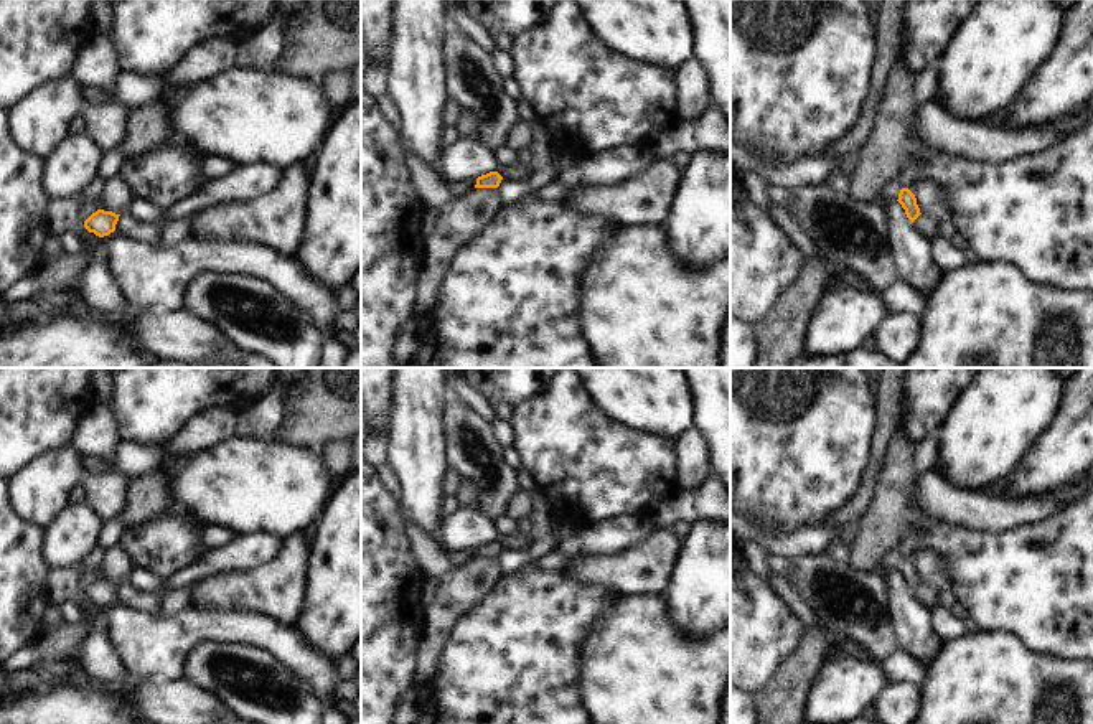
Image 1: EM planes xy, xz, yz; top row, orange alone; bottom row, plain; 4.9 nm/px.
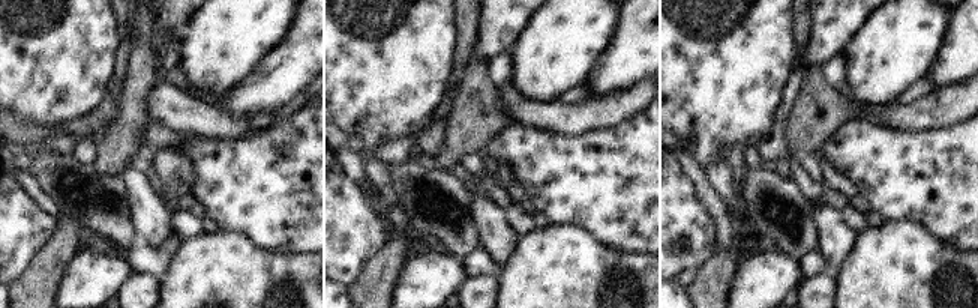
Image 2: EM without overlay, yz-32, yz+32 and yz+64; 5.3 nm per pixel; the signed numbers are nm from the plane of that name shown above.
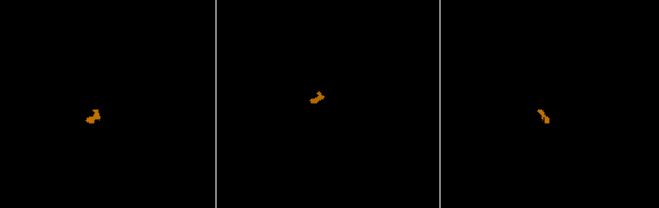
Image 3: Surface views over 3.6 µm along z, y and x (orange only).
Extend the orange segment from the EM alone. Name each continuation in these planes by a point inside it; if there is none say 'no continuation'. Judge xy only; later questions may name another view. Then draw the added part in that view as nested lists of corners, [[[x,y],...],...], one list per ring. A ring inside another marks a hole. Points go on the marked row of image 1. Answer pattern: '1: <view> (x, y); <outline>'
1: xy (99, 291); [[[104,237],[91,252],[91,261],[77,277],[82,302],[87,310],[119,320],[130,313],[125,297],[110,274],[106,251],[101,247]]]

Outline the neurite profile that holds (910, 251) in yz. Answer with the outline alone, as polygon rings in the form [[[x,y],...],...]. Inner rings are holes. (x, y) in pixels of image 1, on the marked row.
[[[885,201],[890,254],[897,272],[913,290],[926,299],[938,287],[945,272],[933,264],[930,242],[915,229],[898,201]]]

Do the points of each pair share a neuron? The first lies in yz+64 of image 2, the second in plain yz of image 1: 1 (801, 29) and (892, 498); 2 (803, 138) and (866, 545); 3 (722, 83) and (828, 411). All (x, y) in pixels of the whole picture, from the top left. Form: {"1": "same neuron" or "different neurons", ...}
{"1": "different neurons", "2": "same neuron", "3": "same neuron"}

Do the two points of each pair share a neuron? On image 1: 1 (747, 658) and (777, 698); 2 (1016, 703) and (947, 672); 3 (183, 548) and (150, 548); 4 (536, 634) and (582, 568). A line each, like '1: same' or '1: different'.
1: different
2: same
3: same
4: different

